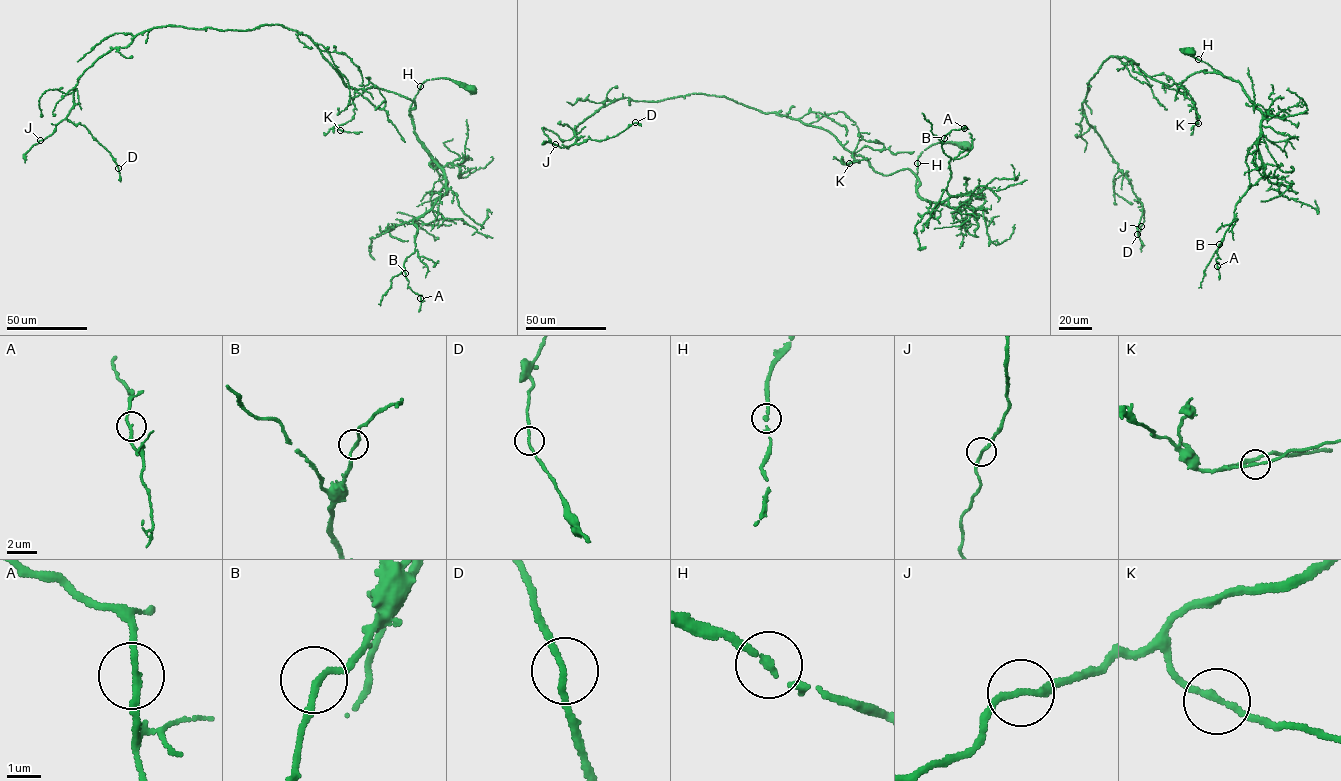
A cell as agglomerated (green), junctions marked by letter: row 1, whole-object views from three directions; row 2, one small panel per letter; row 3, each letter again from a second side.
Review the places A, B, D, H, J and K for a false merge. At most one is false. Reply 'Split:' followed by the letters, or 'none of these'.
Split: none of these

